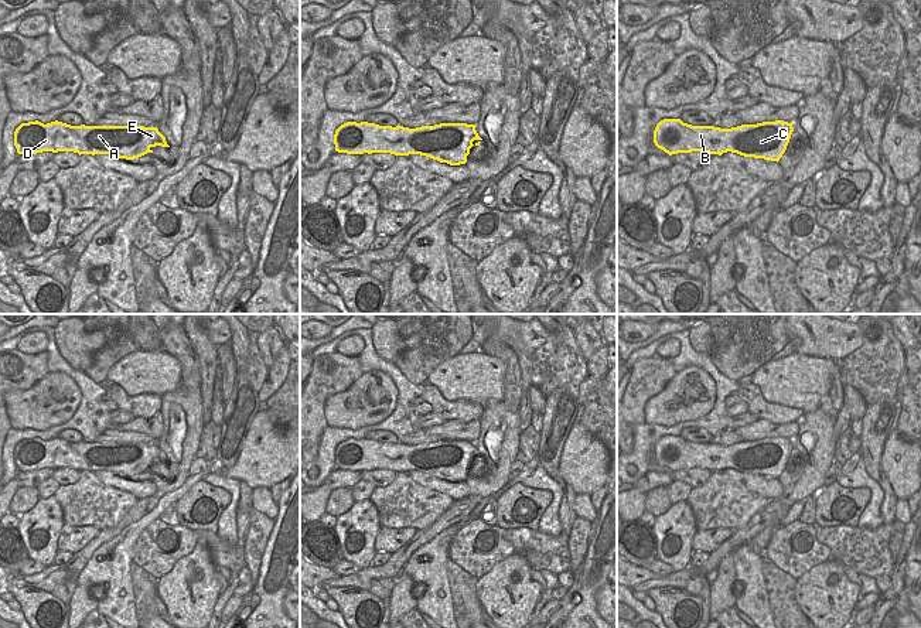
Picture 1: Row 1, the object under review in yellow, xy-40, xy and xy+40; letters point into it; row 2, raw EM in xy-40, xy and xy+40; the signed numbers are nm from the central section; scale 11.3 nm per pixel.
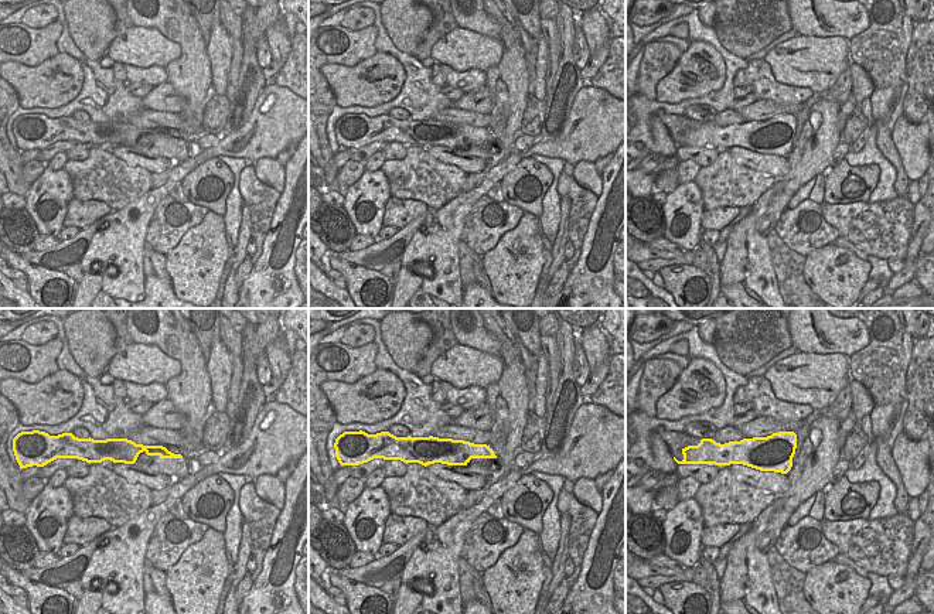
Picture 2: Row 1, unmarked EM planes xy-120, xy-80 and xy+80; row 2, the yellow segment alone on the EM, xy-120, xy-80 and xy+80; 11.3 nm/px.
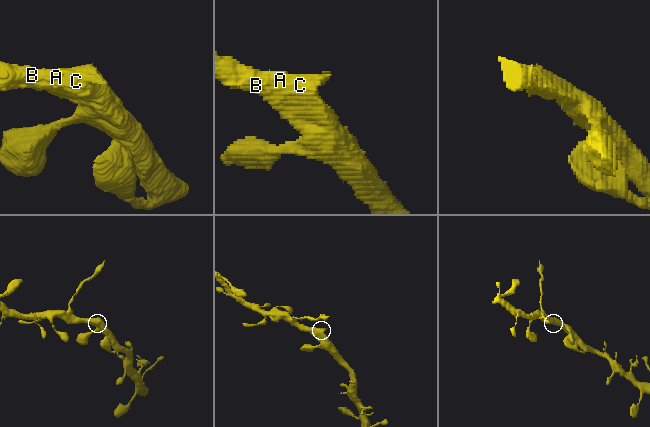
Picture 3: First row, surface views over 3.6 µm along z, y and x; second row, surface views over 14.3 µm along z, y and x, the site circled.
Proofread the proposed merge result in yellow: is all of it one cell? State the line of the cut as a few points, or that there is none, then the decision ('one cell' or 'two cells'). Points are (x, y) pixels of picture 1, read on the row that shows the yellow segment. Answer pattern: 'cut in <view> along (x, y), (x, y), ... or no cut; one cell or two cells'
no cut; one cell

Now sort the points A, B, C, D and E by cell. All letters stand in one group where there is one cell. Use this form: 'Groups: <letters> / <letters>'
Groups: A B C D E

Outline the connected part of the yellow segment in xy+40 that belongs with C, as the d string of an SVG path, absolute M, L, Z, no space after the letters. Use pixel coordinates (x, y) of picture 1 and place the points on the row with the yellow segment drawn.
M664 119L654 130L654 143L669 156L692 151L722 156L731 151L744 157L778 163L787 150L792 132L792 123L784 120L720 129L692 126L680 119Z

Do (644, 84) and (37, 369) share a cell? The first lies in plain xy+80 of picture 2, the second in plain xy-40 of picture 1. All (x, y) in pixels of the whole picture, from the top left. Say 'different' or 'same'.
same

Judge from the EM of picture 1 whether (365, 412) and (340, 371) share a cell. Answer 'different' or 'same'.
different

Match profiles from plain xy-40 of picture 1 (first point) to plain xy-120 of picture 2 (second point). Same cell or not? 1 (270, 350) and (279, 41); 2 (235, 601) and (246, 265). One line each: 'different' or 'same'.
1: same
2: same

